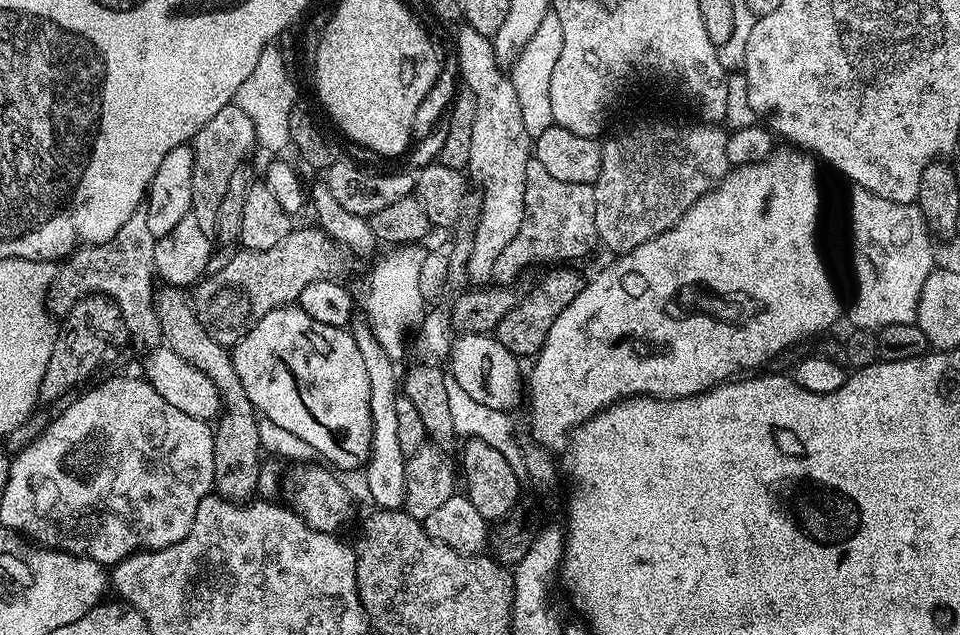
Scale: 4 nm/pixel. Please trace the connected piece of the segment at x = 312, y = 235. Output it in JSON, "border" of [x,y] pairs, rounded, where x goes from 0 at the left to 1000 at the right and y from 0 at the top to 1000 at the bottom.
{"border":[[[331,356],[324,357],[305,357],[303,369],[294,375],[294,381],[285,387],[285,394],[249,394],[250,397],[244,398],[225,430],[222,427],[214,433],[213,439],[203,449],[198,466],[200,483],[203,485],[204,499],[210,506],[219,532],[223,532],[223,539],[245,545],[281,488],[311,474],[315,455],[323,450],[323,444],[345,441],[355,433],[353,428],[358,422],[359,392],[348,383]]]}

